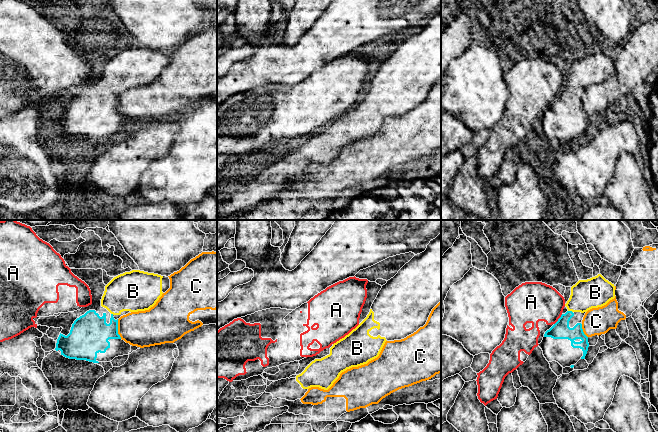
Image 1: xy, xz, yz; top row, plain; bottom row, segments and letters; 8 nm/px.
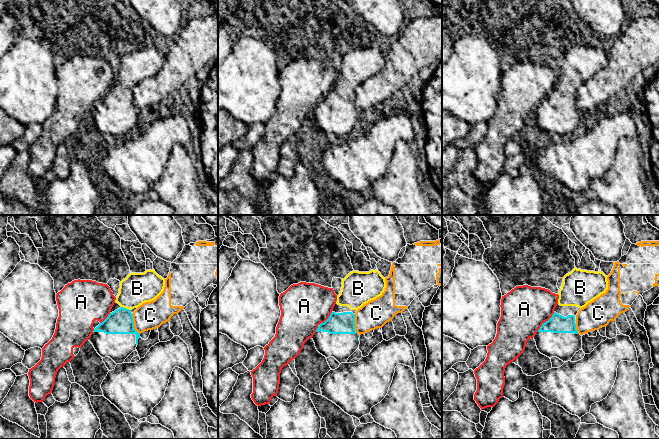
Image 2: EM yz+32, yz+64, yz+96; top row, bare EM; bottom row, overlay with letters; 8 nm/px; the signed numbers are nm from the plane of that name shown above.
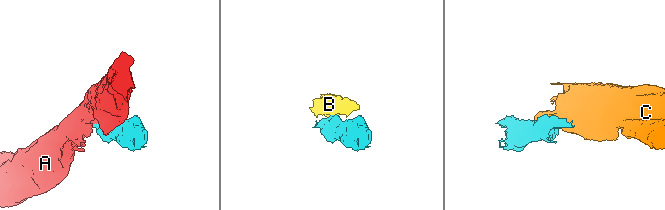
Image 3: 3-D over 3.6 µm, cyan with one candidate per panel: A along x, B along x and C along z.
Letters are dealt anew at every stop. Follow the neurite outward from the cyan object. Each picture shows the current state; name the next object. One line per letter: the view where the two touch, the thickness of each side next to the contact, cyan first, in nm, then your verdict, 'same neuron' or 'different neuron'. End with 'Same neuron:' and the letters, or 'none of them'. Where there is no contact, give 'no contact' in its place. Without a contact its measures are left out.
A: contact in yz; calibres 140 and 320 nm; different neuron
B: contact in yz; calibres 140 and 240 nm; same neuron
C: contact in xy; calibres 320 and 300 nm; different neuron
Same neuron: B

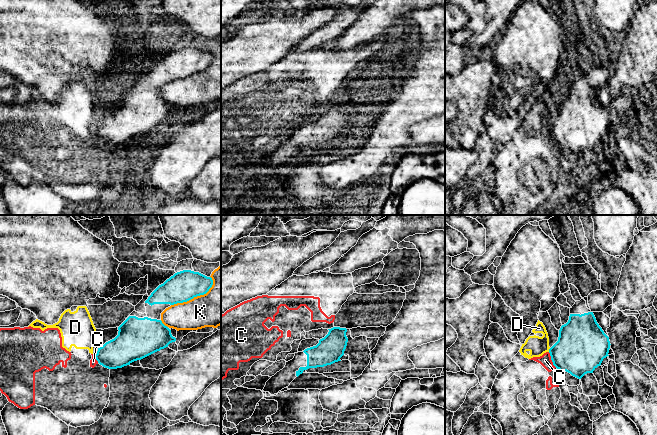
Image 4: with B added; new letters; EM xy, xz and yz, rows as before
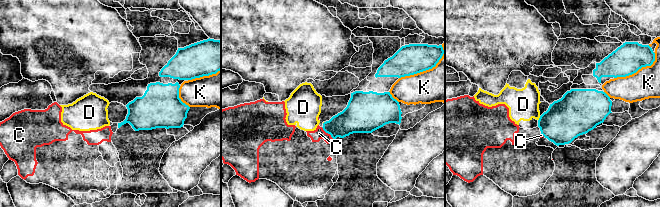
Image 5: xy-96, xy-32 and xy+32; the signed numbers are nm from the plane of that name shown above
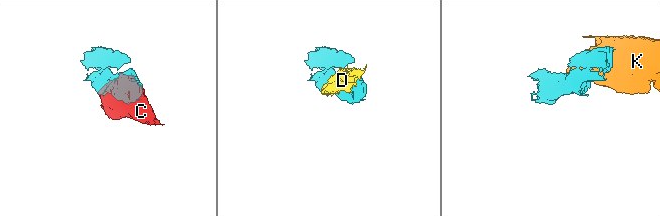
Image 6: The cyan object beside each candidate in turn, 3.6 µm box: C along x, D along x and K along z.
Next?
C: contact in yz; calibres 380 and 100 nm; different neuron
D: contact in yz; calibres 380 and 150 nm; different neuron
K: contact in xy; calibres 240 and 300 nm; different neuron
Same neuron: none of them

